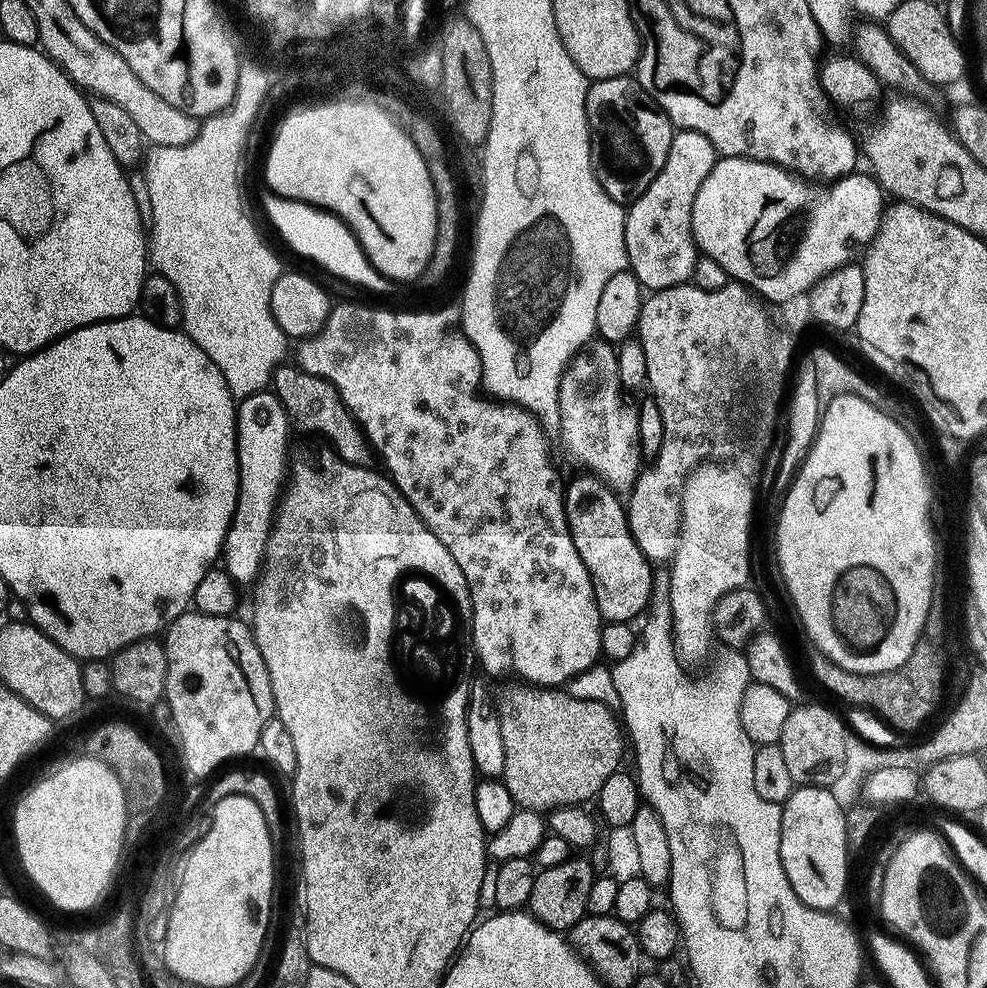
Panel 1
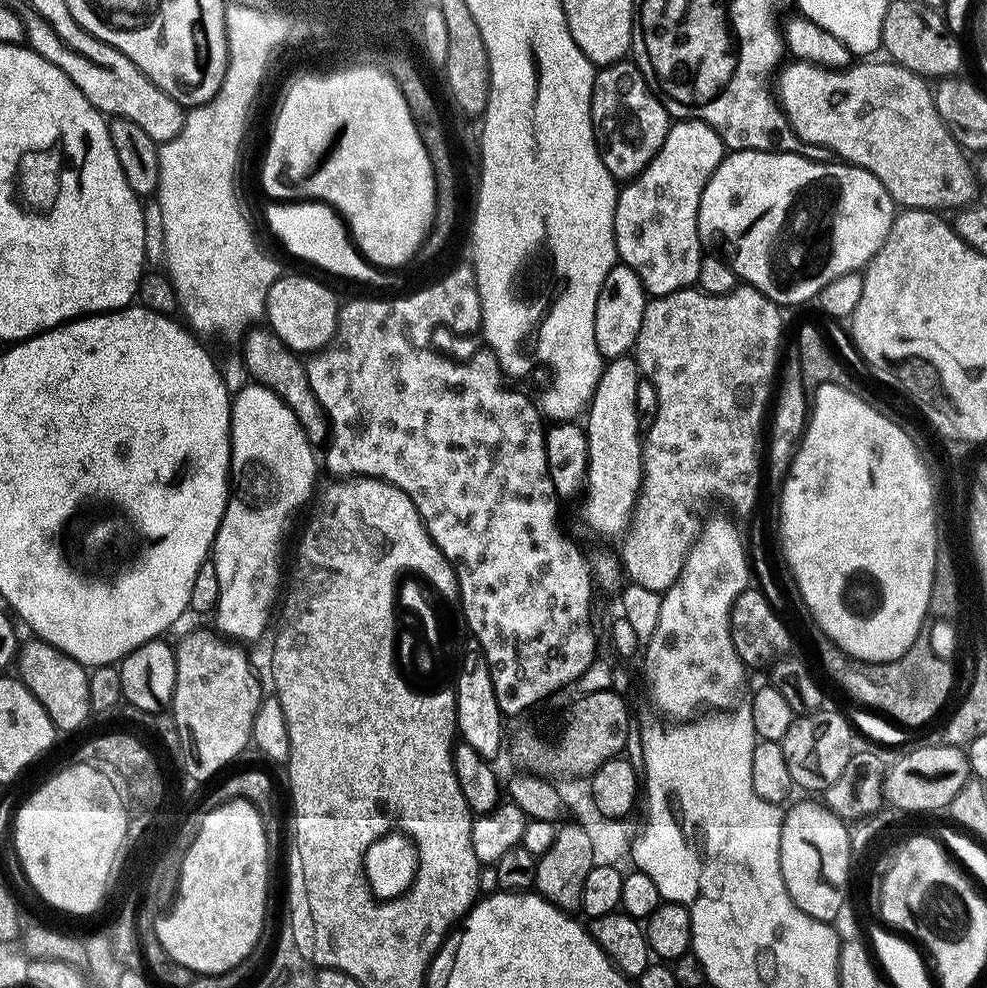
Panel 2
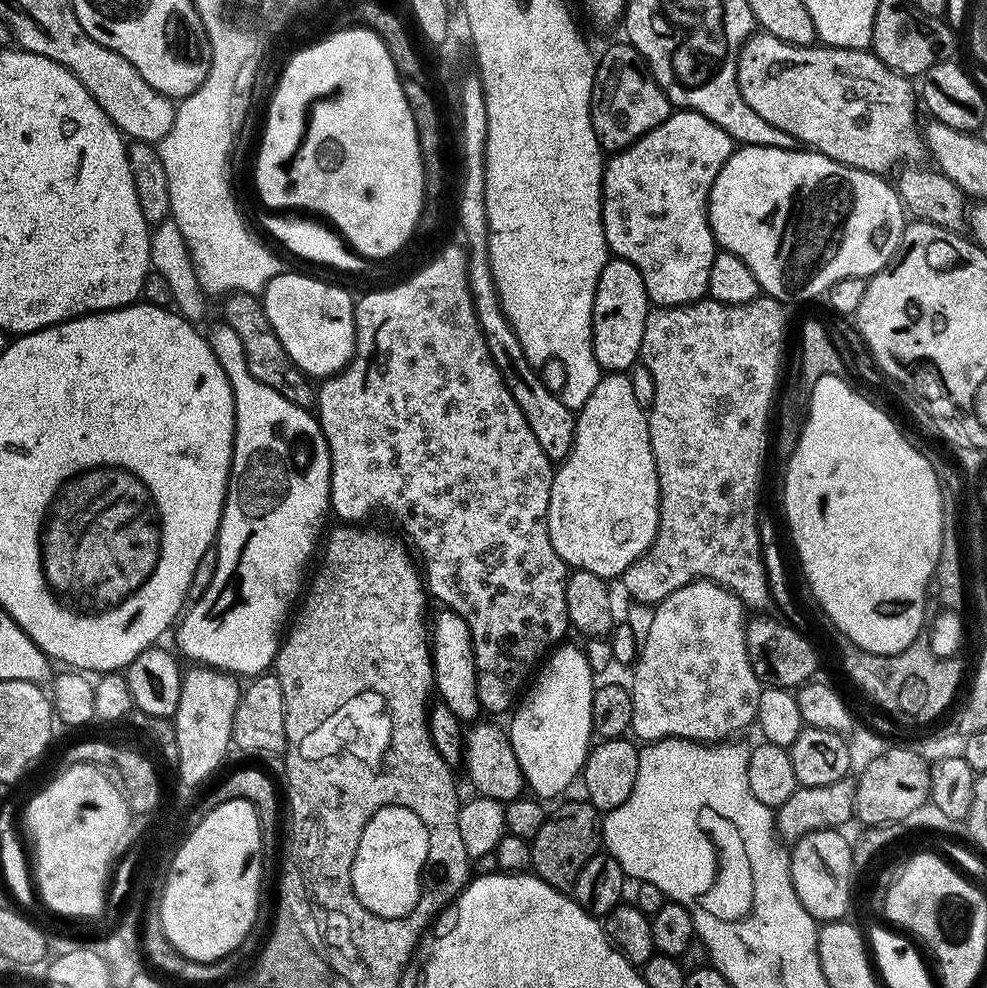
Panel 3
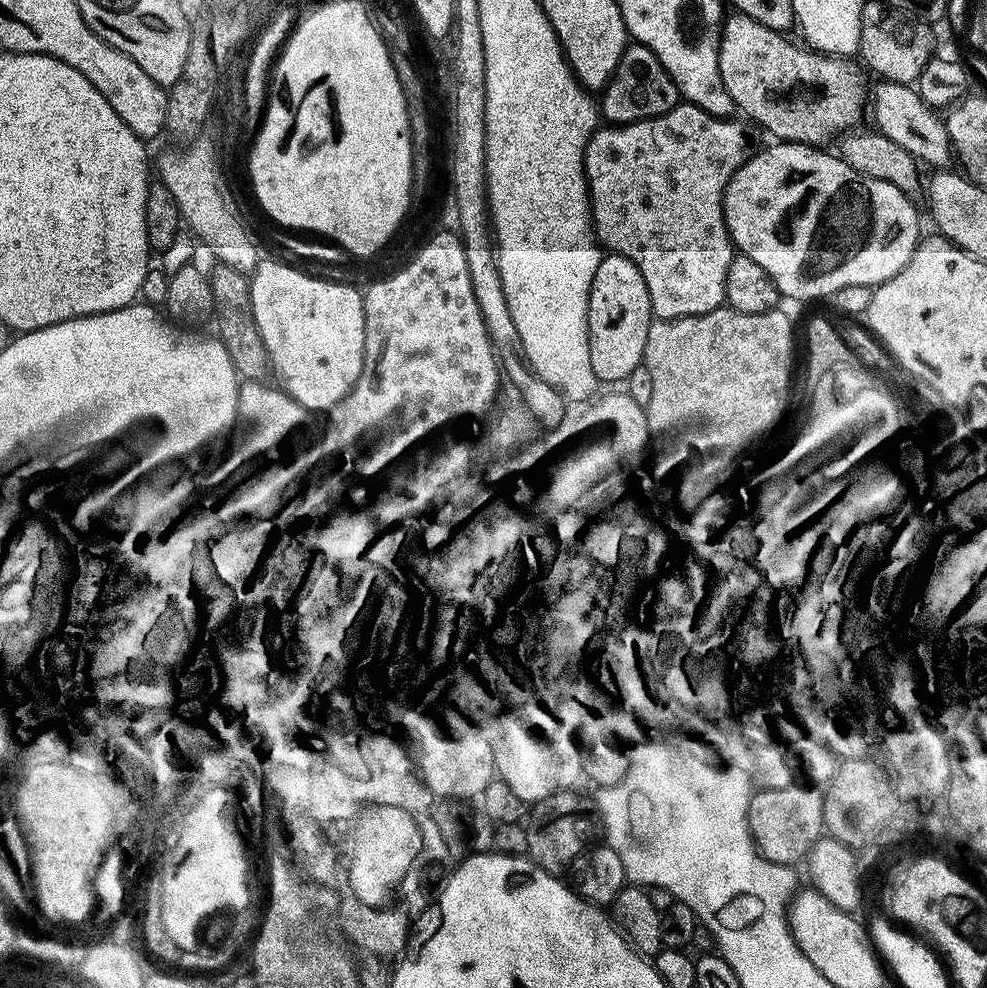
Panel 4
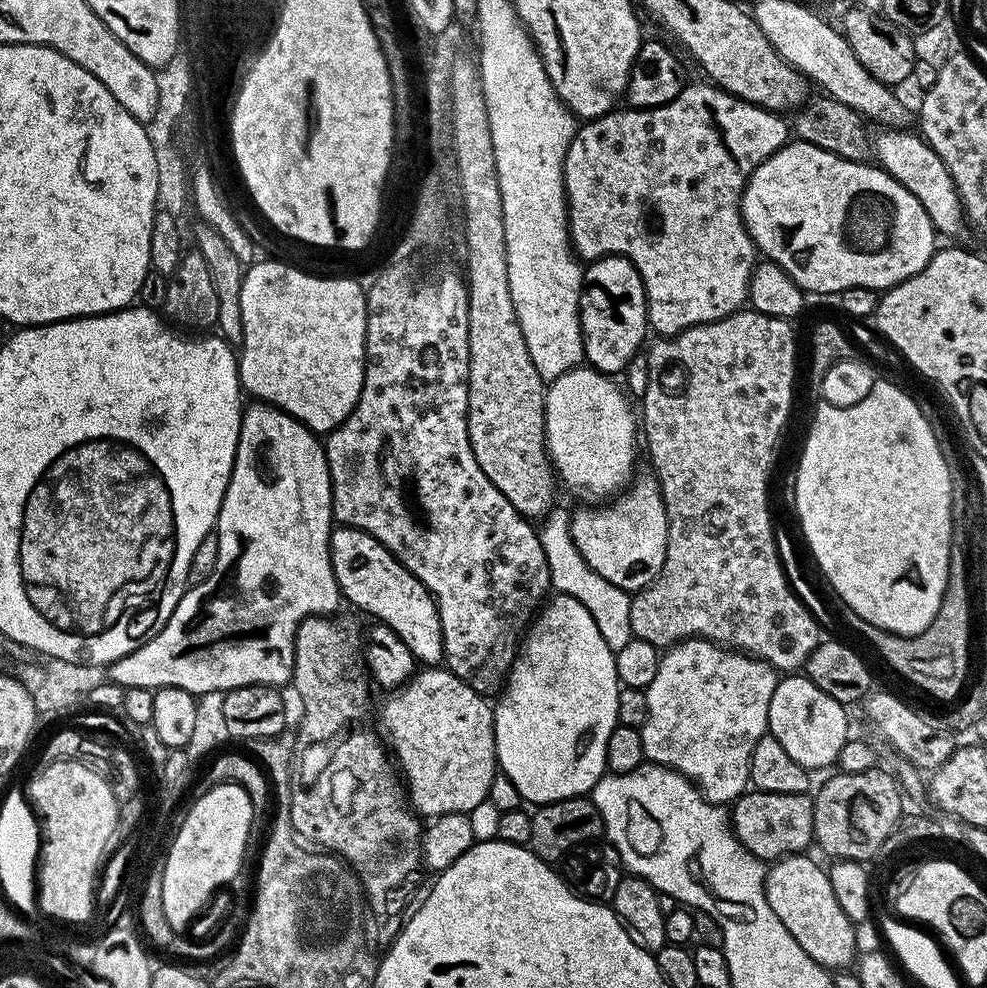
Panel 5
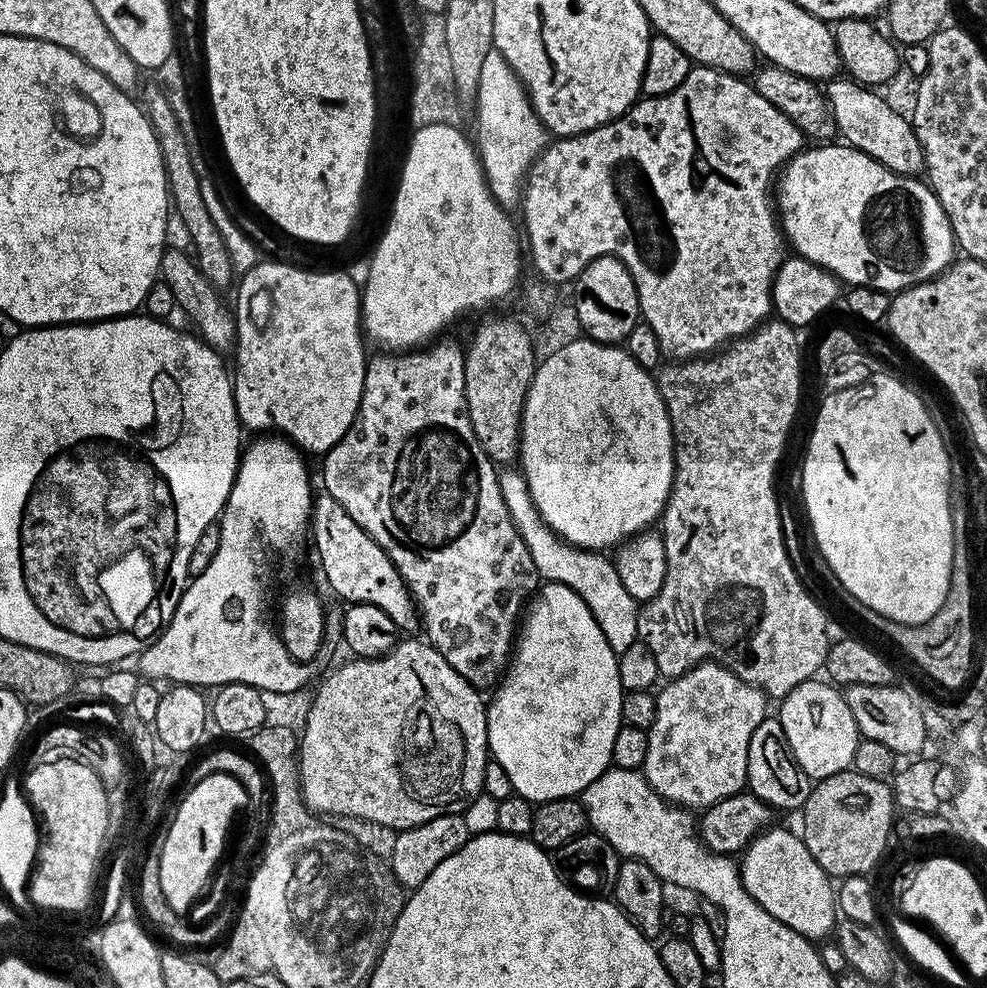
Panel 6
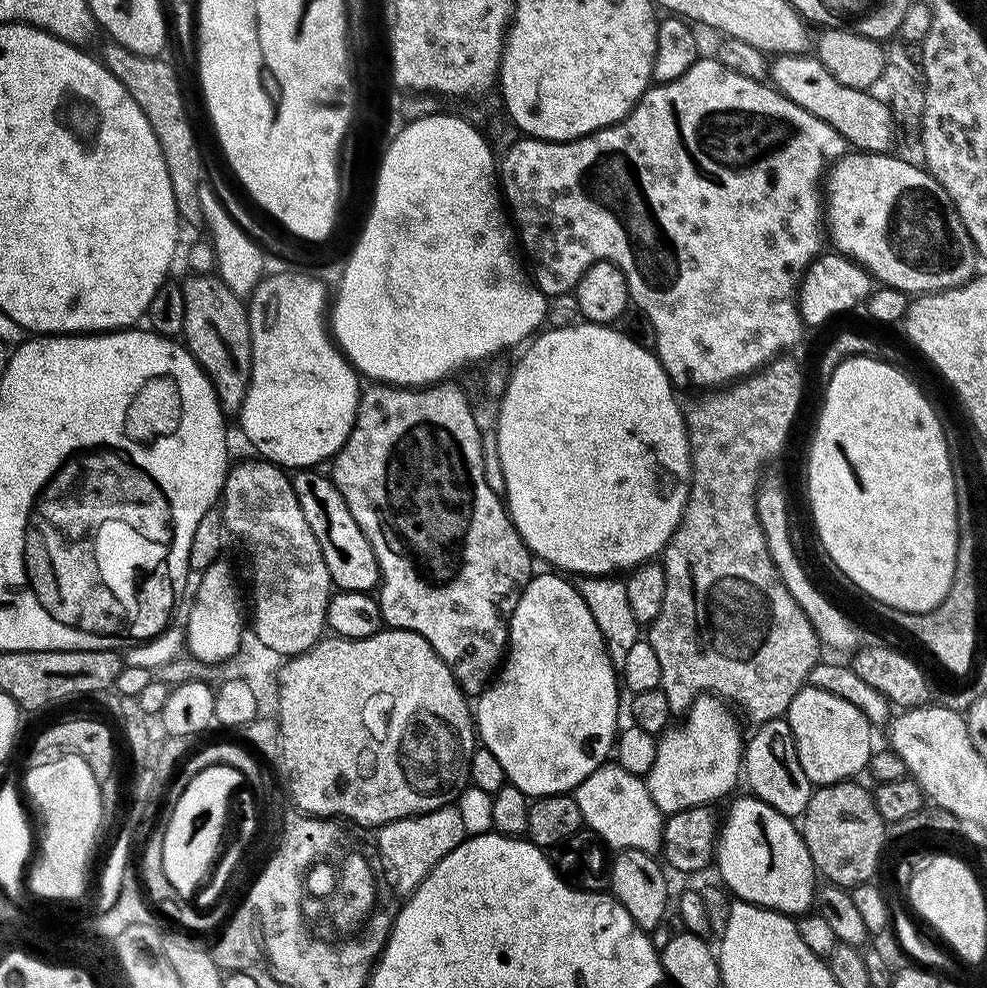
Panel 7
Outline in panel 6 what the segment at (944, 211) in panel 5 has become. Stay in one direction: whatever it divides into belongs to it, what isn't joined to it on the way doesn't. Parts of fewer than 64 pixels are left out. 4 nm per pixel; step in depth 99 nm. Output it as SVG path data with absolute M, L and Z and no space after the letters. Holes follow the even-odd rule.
M833 78L827 81L826 95L828 105L834 114L836 131L851 147L866 153L891 172L900 176L916 176L925 171L924 151L912 129L911 119L900 112L895 112L882 97L879 91L856 83L851 78Z

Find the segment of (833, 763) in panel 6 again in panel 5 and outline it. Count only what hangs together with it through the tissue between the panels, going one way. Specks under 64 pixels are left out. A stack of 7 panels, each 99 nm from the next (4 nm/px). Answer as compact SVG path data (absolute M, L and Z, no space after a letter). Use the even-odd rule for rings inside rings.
M784 674L779 677L777 689L774 690L774 698L770 698L770 714L768 715L768 732L778 742L782 742L782 750L794 758L809 770L815 768L833 767L837 763L839 755L842 754L842 748L850 739L848 733L848 712L845 705L840 704L830 694L814 684L804 674Z

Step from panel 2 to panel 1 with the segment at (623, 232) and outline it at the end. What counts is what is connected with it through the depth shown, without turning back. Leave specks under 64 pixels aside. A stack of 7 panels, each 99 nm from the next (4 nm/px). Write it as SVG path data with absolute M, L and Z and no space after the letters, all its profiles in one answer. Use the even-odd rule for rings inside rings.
M677 131L670 142L670 154L666 154L666 166L662 166L658 178L654 178L654 182L650 182L650 186L646 186L644 193L633 204L627 205L624 233L626 234L628 268L638 278L641 289L654 293L691 281L694 262L698 255L696 239L692 236L694 198L698 194L702 182L706 182L717 159L717 150L710 142L710 138L706 138L706 134Z

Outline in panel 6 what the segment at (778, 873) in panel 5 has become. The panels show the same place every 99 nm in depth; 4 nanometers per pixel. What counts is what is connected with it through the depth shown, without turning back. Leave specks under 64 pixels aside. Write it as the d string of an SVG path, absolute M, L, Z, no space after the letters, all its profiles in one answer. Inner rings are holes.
M769 827L742 853L740 877L754 902L758 902L778 922L813 942L833 935L838 923L838 905L833 881L814 862L803 839L784 828Z

